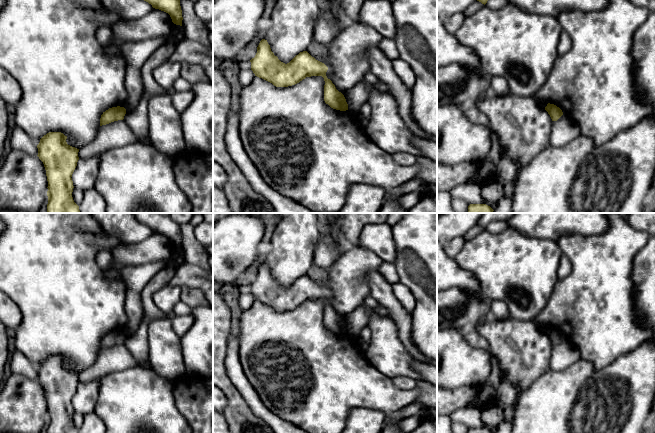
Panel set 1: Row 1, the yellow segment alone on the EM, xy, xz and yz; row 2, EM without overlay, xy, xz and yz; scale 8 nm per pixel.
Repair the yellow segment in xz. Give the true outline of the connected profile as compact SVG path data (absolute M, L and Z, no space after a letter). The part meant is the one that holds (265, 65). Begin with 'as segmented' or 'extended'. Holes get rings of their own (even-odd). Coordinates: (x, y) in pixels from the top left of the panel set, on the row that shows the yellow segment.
as segmented; M262 39L257 47L255 57L250 62L251 70L255 76L272 83L276 87L288 87L299 83L306 77L322 76L325 81L325 103L336 110L348 110L344 95L326 76L328 67L312 57L307 51L300 52L289 63L285 64L271 51L267 40Z

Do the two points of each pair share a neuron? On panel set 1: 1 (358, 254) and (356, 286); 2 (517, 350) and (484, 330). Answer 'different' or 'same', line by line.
1: same
2: same

